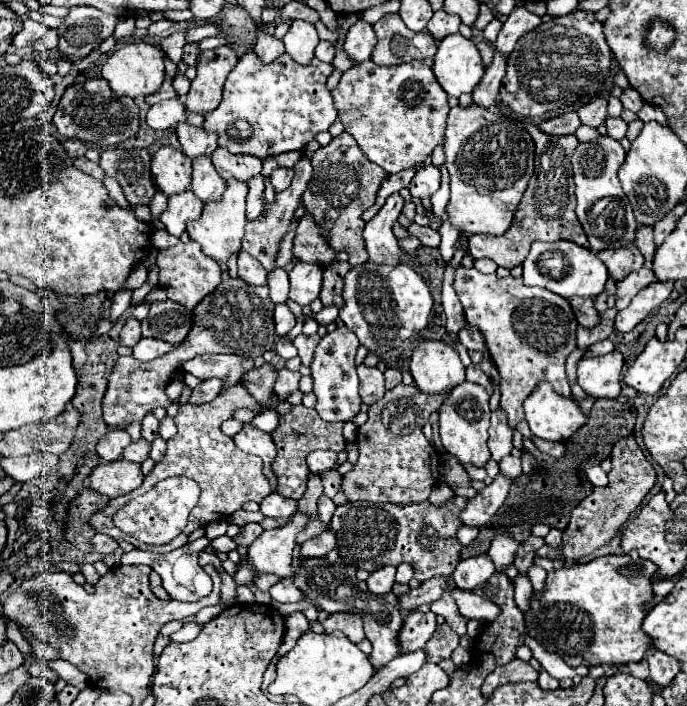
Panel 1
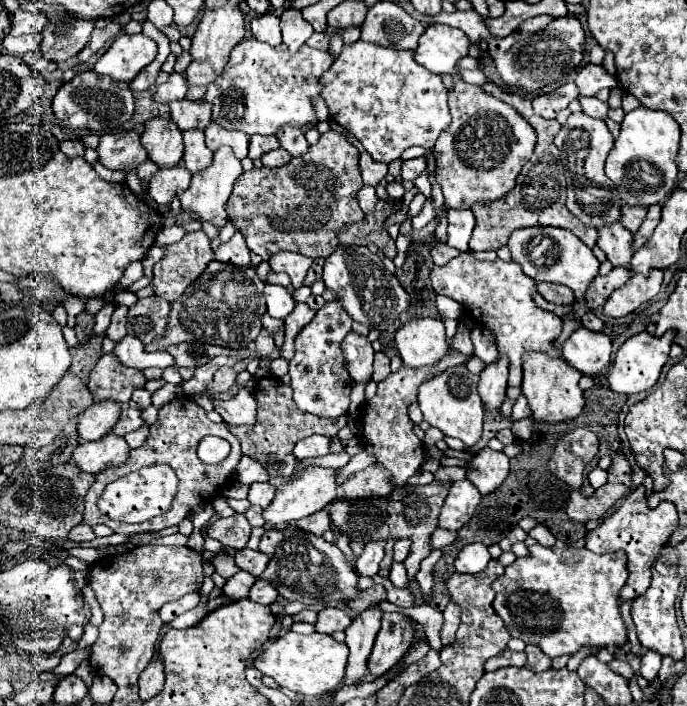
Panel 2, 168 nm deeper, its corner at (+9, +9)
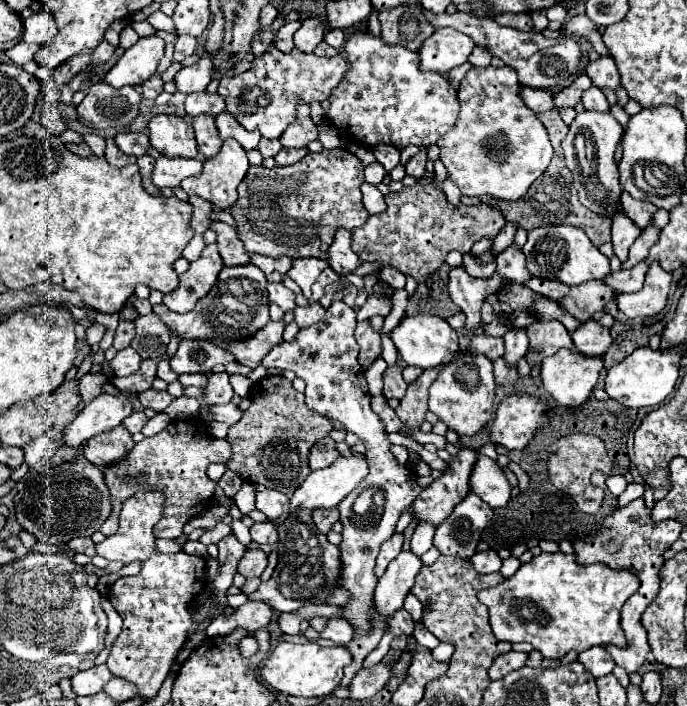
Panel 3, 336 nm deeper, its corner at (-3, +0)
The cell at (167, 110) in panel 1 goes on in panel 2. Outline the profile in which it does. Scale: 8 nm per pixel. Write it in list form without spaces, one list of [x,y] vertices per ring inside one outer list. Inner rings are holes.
[[[174,71],[166,83],[158,85],[158,89],[156,89],[154,95],[152,95],[152,101],[154,101],[154,103],[160,103],[160,105],[162,105],[162,103],[172,103],[172,101],[176,101],[176,99],[184,99],[186,91],[188,91],[188,87],[186,87],[186,77],[184,77],[182,73],[176,73],[176,71]]]

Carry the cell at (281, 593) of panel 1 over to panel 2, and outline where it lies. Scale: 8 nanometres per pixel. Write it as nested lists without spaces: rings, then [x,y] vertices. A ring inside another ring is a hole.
[[[256,579],[256,583],[252,585],[250,589],[250,595],[248,599],[260,603],[260,605],[270,605],[278,599],[278,593],[276,593],[276,587],[270,583],[270,581],[264,581],[264,579]]]

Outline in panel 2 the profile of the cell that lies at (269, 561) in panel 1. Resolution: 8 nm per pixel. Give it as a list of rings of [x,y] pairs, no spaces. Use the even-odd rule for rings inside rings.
[[[322,467],[304,469],[288,485],[282,485],[276,489],[274,501],[264,509],[264,521],[266,521],[266,525],[298,521],[302,517],[308,517],[310,513],[324,509],[330,501],[336,499],[336,495],[338,495],[338,491],[336,491],[336,481],[334,481],[332,469],[322,469]]]

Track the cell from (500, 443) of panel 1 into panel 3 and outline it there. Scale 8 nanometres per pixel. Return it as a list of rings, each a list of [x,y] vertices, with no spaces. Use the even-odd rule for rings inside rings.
[[[512,328],[512,330],[508,330],[504,334],[504,342],[506,342],[506,354],[504,354],[504,358],[506,358],[508,364],[516,366],[516,360],[520,356],[524,356],[526,350],[528,350],[528,334],[526,334],[526,330],[524,328]]]

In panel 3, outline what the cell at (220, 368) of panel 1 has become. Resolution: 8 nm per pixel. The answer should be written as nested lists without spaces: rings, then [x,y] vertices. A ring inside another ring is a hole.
[[[188,340],[180,342],[176,356],[170,360],[170,366],[176,374],[206,374],[212,370],[216,364],[230,364],[234,362],[234,356],[228,354],[226,348],[214,344],[214,342],[204,342],[204,340]]]

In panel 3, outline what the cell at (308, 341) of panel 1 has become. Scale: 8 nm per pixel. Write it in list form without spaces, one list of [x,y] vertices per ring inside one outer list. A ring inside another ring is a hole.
[[[310,302],[306,308],[296,308],[294,314],[296,314],[296,322],[300,328],[306,328],[306,326],[312,326],[316,322],[320,322],[320,318],[324,316],[324,308],[320,302]]]

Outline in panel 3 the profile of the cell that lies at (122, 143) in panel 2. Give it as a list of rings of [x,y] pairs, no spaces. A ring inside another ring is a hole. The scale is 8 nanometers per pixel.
[[[124,132],[124,134],[116,134],[116,144],[124,154],[132,154],[132,156],[144,156],[150,148],[150,140],[148,134],[144,132]]]

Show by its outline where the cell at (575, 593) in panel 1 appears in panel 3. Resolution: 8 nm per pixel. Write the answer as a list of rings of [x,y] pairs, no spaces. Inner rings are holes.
[[[546,554],[534,556],[530,562],[522,564],[520,570],[500,582],[494,588],[486,588],[478,594],[478,600],[486,604],[490,612],[490,626],[498,640],[506,642],[530,642],[534,650],[538,650],[544,658],[562,658],[566,652],[588,650],[592,646],[606,646],[614,644],[624,648],[626,638],[620,628],[620,608],[624,602],[638,590],[638,578],[632,572],[618,572],[610,570],[604,564],[590,564],[580,566],[574,562],[572,554]]]

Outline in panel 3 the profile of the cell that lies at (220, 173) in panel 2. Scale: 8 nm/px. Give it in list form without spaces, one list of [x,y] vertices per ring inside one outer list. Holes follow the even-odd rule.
[[[228,138],[220,154],[216,154],[216,158],[206,158],[202,164],[202,172],[196,178],[186,178],[180,186],[186,194],[200,196],[220,210],[230,208],[238,200],[236,188],[250,168],[246,150],[236,140]]]

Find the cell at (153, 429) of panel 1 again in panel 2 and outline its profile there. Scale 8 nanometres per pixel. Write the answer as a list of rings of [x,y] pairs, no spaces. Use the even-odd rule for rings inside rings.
[[[136,389],[134,393],[132,393],[132,401],[138,405],[138,409],[148,409],[150,405],[152,405],[152,401],[150,401],[150,393],[146,391],[146,389]]]

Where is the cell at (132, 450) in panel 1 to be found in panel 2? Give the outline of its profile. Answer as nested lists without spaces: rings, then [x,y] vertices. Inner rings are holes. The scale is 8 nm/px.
[[[128,407],[128,409],[122,411],[120,421],[114,425],[112,433],[118,435],[118,437],[124,437],[126,433],[140,429],[142,425],[144,425],[144,421],[142,421],[142,417],[140,417],[140,409],[132,409],[132,407]]]

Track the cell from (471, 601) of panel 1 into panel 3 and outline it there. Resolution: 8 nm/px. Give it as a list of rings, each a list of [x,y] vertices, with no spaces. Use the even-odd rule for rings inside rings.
[[[442,642],[438,648],[432,650],[432,658],[434,658],[436,662],[448,662],[450,656],[452,656],[452,652],[454,652],[454,648],[452,648],[450,644],[444,644],[444,642]]]

